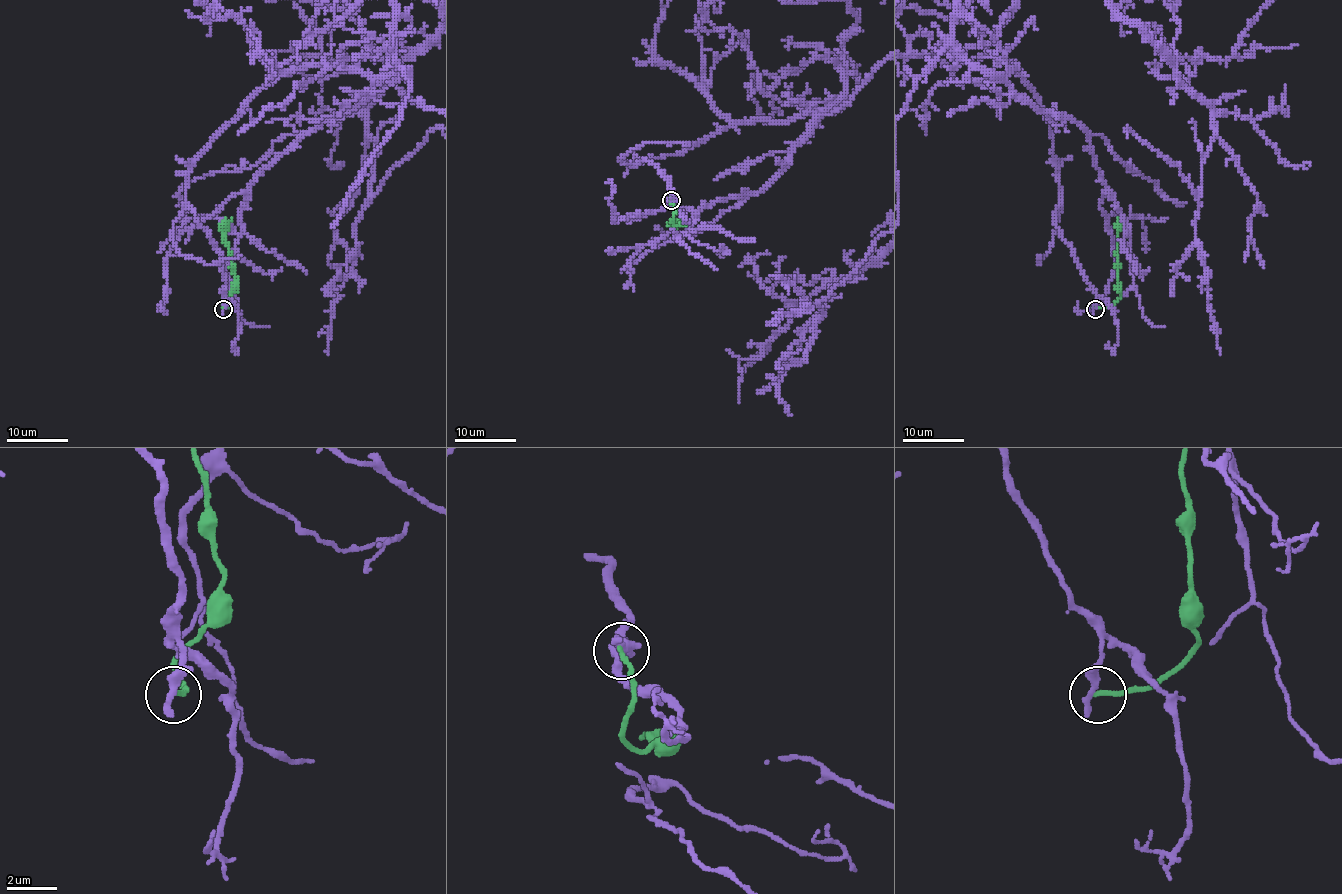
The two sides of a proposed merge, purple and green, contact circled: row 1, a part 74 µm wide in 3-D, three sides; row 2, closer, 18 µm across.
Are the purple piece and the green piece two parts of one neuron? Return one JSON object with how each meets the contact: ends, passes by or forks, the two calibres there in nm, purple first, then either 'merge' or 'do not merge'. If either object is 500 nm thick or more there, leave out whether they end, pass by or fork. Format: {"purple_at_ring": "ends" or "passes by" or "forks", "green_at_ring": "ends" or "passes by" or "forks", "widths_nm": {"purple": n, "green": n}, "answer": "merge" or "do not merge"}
{"purple_at_ring": "ends", "green_at_ring": "ends", "widths_nm": {"purple": 440, "green": 200}, "answer": "do not merge"}

